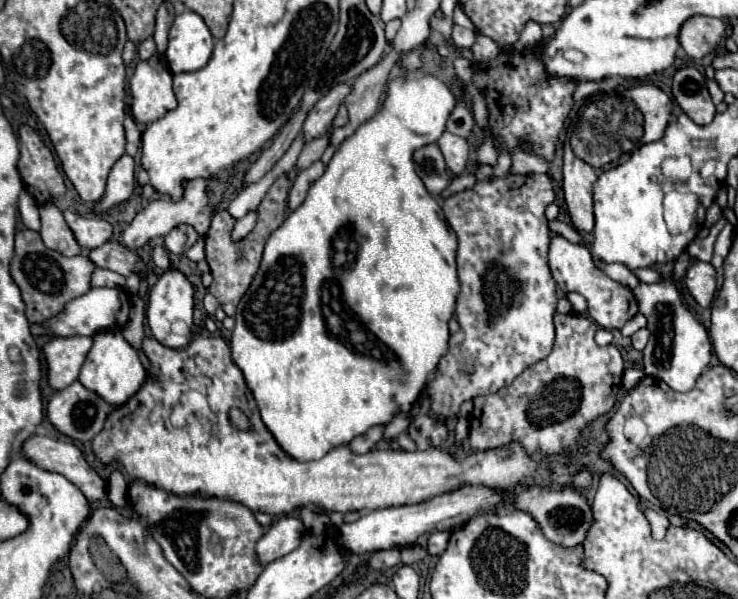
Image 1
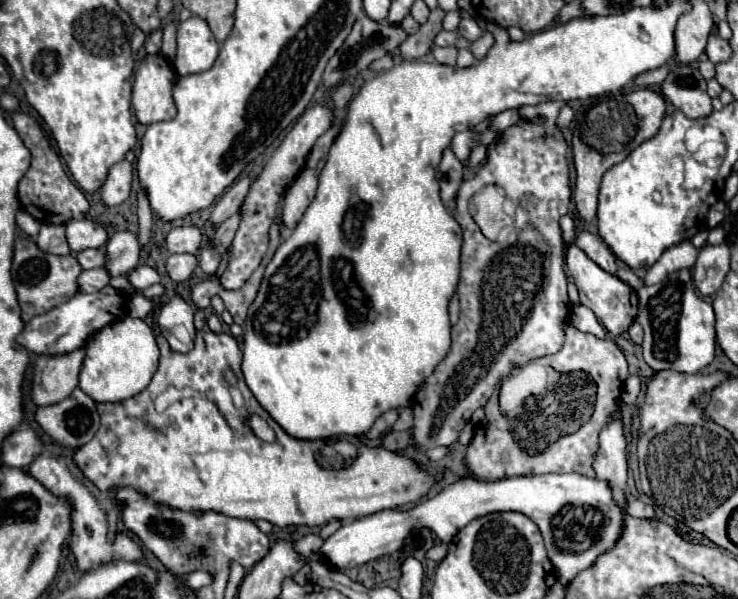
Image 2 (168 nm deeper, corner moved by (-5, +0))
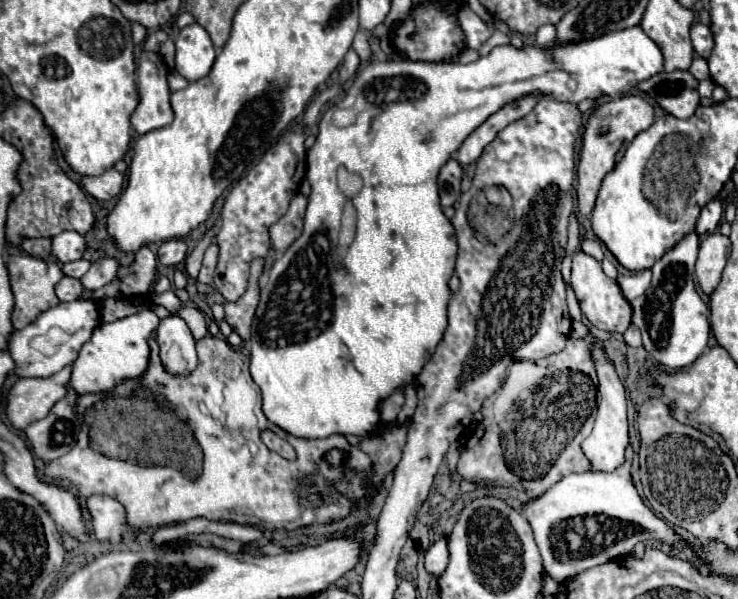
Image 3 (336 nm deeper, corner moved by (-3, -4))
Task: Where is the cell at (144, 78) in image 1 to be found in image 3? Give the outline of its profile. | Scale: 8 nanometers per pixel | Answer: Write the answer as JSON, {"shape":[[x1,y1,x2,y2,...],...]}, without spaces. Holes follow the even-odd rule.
{"shape":[[143,52,137,68,139,106,131,116,131,124,137,134,145,134,155,128,163,128,173,122,173,110,169,104,171,90,167,86,167,66,159,54]]}

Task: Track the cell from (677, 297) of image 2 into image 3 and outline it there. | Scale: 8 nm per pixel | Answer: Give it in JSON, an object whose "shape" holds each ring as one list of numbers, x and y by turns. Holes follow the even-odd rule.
{"shape":[[697,232,687,234,675,248,671,248,653,266,651,288,631,302,633,324,643,334,645,352,661,366,681,370,691,366,705,350,709,340,709,308,699,298,693,284,693,270,697,260,699,236]]}

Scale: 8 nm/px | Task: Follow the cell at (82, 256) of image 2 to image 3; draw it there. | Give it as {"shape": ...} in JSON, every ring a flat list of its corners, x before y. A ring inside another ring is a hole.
{"shape":[[81,258,81,260,75,260,75,262,63,264,63,272,65,272,67,276,73,276,73,278,83,278,83,276,87,274,89,266,91,266,91,262,85,260,85,258]]}

